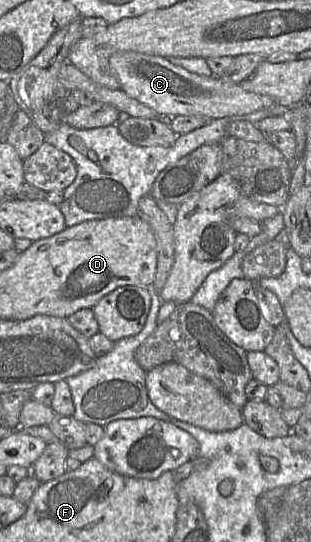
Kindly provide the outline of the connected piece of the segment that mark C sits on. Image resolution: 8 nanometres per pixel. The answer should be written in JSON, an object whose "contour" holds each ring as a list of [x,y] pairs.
{"contour":[[[135,51],[121,52],[109,59],[109,68],[121,89],[149,106],[159,116],[202,115],[208,120],[250,114],[276,103],[272,98],[245,91],[240,84],[220,76],[203,76],[172,64],[167,58]]]}

